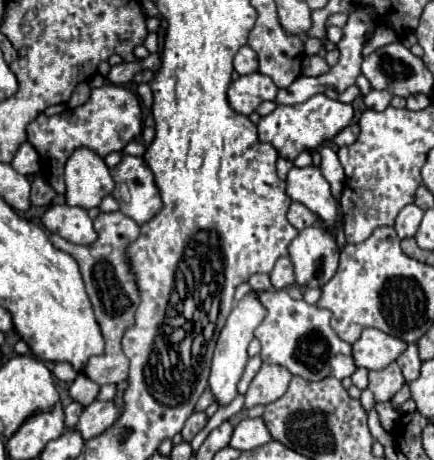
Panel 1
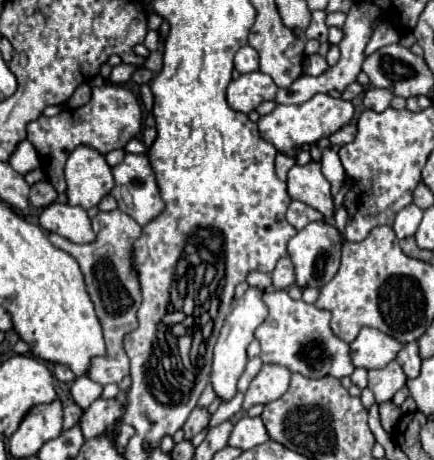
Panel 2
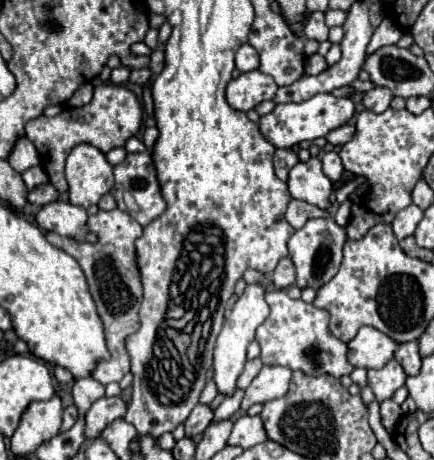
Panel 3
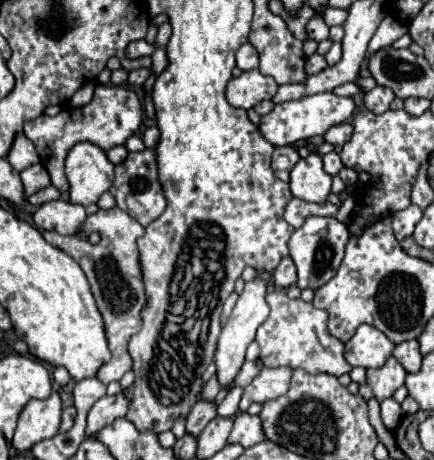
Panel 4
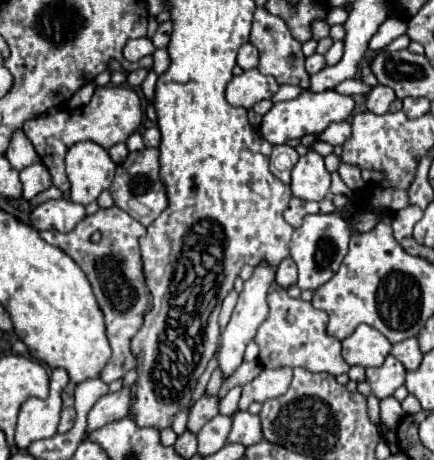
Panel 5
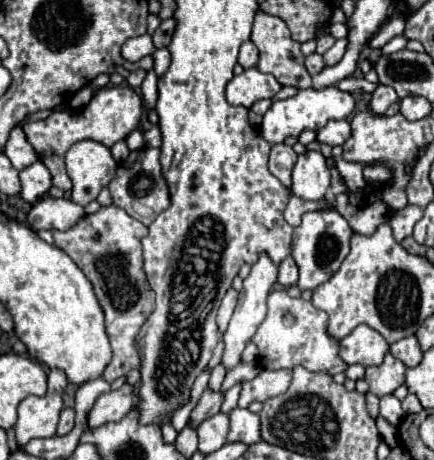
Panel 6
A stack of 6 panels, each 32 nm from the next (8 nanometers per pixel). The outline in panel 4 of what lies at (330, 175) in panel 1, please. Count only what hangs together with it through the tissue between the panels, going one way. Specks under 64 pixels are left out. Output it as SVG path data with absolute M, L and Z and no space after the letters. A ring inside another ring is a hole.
M330 152L330 154L324 156L324 170L328 174L338 174L340 168L342 168L342 160L340 160L340 156L336 152Z

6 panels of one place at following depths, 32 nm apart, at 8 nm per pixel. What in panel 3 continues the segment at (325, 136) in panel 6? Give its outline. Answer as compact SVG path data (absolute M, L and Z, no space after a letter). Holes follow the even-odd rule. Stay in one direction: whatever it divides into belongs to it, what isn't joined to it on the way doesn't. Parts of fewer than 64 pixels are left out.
M342 124L342 126L334 128L334 130L330 130L326 134L326 140L332 146L342 146L342 144L346 144L352 138L352 132L354 132L354 124Z

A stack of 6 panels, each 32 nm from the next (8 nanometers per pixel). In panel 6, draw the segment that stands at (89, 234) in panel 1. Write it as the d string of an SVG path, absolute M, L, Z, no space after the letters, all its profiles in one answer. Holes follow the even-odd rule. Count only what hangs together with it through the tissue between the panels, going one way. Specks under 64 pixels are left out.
M44 196L32 204L28 212L28 226L32 230L68 230L84 216L84 208L66 198Z

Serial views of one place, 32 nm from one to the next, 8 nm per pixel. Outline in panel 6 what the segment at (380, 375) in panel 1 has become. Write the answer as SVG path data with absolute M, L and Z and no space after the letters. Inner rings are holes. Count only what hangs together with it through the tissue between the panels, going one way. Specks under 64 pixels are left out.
M388 352L382 364L366 368L364 380L368 382L370 392L382 398L386 394L392 394L398 386L404 384L404 374L406 374L406 366Z

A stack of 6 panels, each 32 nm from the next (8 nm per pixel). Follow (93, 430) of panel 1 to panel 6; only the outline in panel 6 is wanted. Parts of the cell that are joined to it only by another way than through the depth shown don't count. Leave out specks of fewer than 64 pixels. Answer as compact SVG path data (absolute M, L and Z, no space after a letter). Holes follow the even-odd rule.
M124 384L118 390L110 390L110 392L102 394L96 400L94 408L90 410L88 426L96 428L96 426L102 426L108 422L120 422L132 410L134 398L136 398L134 386L130 386L130 384Z

